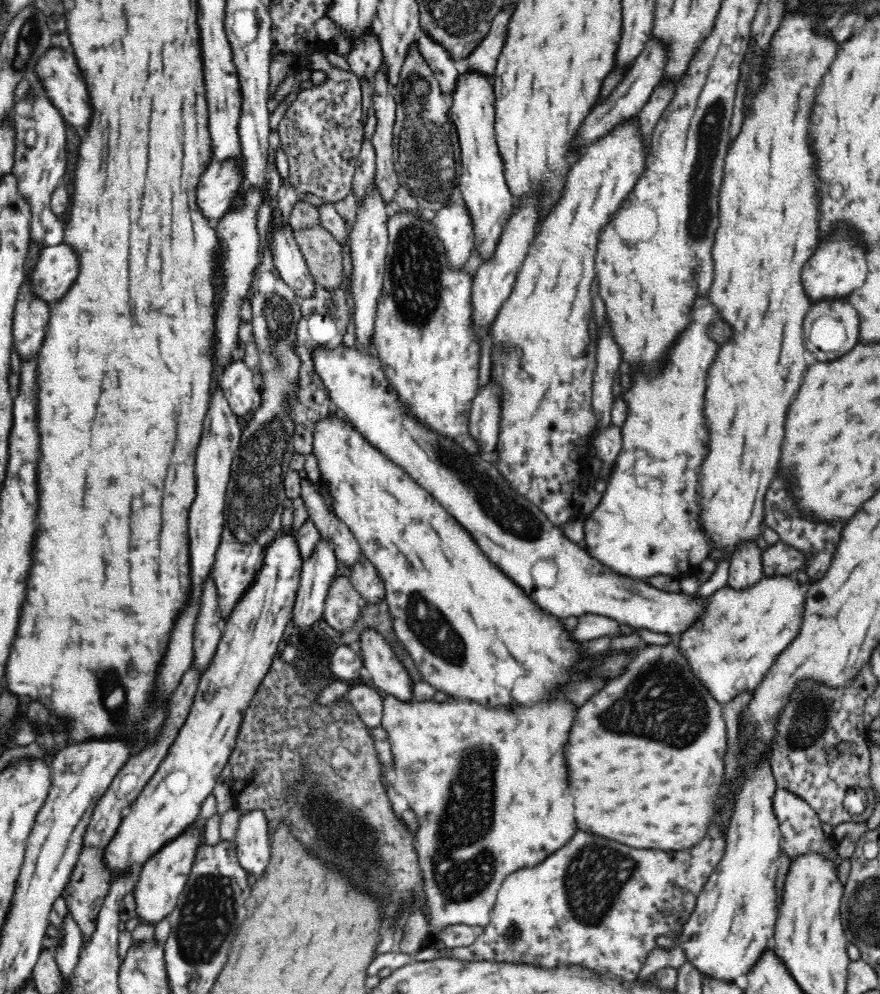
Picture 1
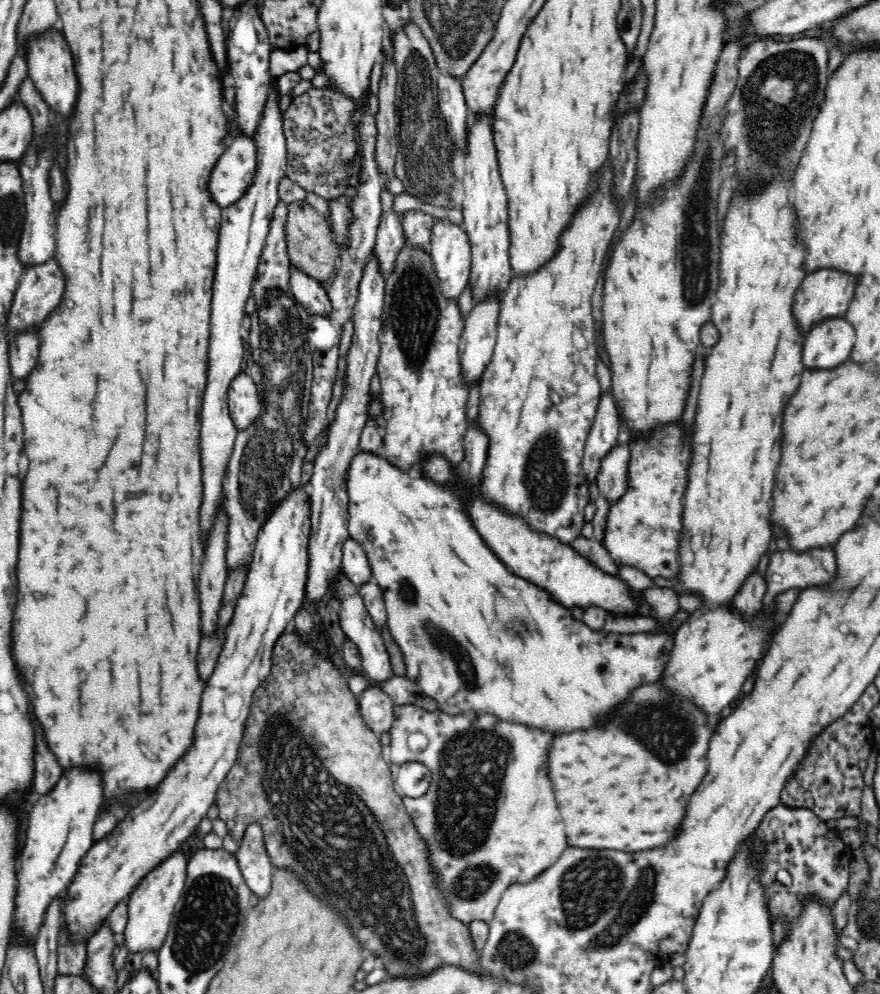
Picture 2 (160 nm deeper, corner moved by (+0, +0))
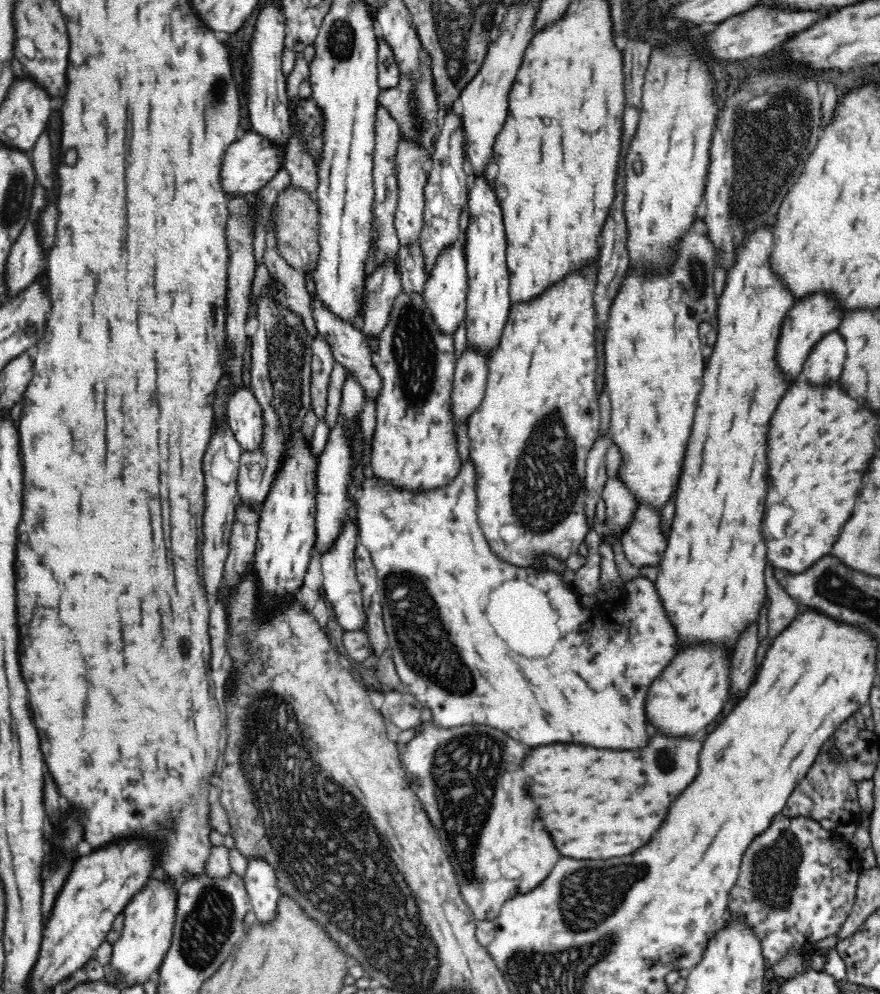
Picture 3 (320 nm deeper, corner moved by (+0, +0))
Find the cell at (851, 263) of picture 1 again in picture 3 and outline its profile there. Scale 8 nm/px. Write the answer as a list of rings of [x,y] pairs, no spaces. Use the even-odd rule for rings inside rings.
[[[824,294],[809,296],[796,304],[787,312],[782,323],[780,338],[776,344],[776,365],[786,377],[788,386],[799,380],[803,374],[804,363],[808,355],[819,340],[826,334],[836,331],[842,322],[842,310],[836,306],[836,302]]]

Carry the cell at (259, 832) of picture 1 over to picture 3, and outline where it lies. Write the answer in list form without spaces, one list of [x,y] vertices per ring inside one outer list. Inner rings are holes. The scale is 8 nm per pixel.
[[[249,859],[243,881],[256,918],[260,922],[272,922],[280,890],[276,888],[276,876],[270,864],[264,859]]]

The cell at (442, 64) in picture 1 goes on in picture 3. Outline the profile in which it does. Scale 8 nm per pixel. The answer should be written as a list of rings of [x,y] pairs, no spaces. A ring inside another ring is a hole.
[[[452,111],[448,112],[448,116],[443,116],[435,145],[432,148],[432,170],[429,172],[425,186],[423,228],[418,240],[424,255],[424,269],[428,276],[433,271],[440,253],[458,242],[458,236],[461,234],[460,215],[462,206],[469,199],[471,180],[466,168],[464,137],[461,118],[456,117]]]

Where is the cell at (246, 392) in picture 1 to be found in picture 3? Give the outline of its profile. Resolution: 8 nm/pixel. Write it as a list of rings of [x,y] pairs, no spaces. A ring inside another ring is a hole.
[[[240,387],[231,394],[226,413],[242,450],[257,451],[263,439],[263,410],[250,388]]]

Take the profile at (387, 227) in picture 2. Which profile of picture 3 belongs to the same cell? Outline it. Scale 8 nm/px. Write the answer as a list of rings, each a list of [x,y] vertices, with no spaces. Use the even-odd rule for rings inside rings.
[[[392,263],[374,270],[365,280],[367,296],[362,333],[368,340],[378,339],[388,324],[396,297],[401,293],[399,267]]]

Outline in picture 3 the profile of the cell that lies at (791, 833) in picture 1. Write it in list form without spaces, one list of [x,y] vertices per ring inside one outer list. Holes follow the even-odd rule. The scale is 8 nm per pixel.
[[[778,813],[771,825],[752,840],[742,856],[738,878],[729,893],[727,923],[744,923],[752,929],[760,941],[766,970],[790,954],[799,953],[809,958],[817,952],[816,943],[836,936],[850,916],[861,870],[860,854],[832,830],[822,828],[810,817],[787,817]]]

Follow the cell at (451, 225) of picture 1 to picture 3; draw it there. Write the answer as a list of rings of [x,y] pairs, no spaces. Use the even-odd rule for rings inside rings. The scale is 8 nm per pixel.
[[[460,242],[454,243],[449,249],[442,251],[433,271],[429,274],[422,292],[424,305],[432,313],[432,319],[440,333],[452,335],[458,326],[465,322],[467,309],[468,277],[465,250]]]

